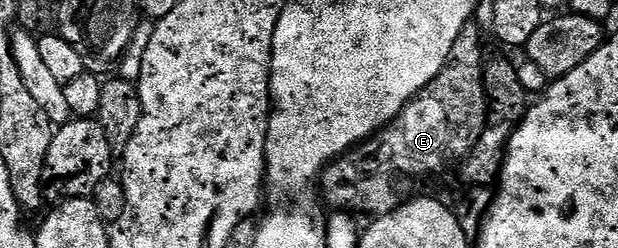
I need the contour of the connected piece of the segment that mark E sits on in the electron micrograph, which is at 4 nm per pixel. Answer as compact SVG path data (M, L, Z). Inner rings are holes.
M477 22L463 26L459 38L455 38L453 55L445 69L429 83L419 95L409 101L408 106L398 114L388 126L375 136L369 137L364 144L350 148L338 156L321 171L319 177L320 195L333 210L344 210L349 214L366 212L369 218L386 216L394 212L399 203L397 183L404 176L433 176L444 170L448 164L456 165L469 155L470 150L479 142L489 117L489 96L485 93L485 65L487 55L481 49L481 28Z

